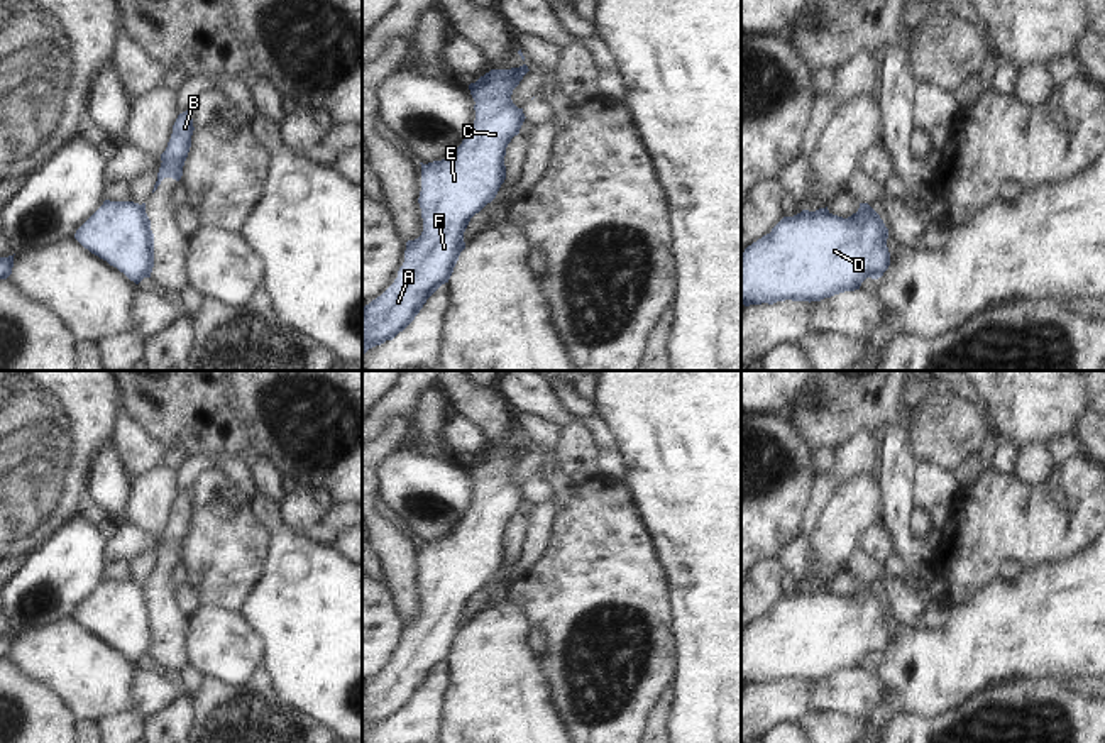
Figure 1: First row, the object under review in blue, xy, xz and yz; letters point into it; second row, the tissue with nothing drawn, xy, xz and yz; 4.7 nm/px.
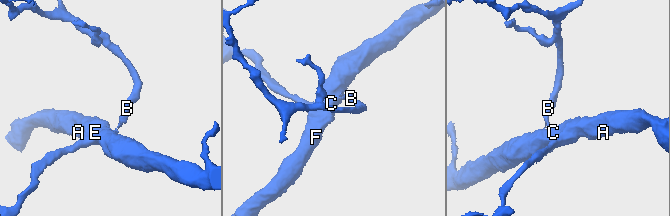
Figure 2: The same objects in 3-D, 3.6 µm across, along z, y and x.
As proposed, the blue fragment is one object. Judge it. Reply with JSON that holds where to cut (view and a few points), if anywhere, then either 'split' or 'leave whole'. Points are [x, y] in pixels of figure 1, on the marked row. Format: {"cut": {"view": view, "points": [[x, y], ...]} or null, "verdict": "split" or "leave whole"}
{"cut": {"view": "yz", "points": [[868, 205], [858, 212]]}, "verdict": "split"}

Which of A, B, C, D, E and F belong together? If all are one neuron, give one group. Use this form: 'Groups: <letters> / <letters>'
Groups: A C D E F / B.

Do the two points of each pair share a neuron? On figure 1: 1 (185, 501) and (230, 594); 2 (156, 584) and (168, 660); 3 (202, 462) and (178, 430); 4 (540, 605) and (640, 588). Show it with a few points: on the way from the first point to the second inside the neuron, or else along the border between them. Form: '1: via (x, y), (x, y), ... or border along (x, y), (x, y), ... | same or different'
1: border along (192, 488), (192, 525), (181, 554) | different
2: via (163, 603), (168, 611), (168, 642) | same
3: border along (205, 454), (192, 456) | different
4: via (566, 594), (601, 593), (615, 588) | same

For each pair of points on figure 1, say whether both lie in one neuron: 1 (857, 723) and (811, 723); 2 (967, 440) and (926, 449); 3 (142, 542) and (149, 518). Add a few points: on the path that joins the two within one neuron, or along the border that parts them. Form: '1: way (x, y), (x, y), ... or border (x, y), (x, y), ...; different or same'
1: way (845, 725), (823, 725); same
2: way (956, 440), (936, 442); same
3: border (127, 522), (159, 535); different

